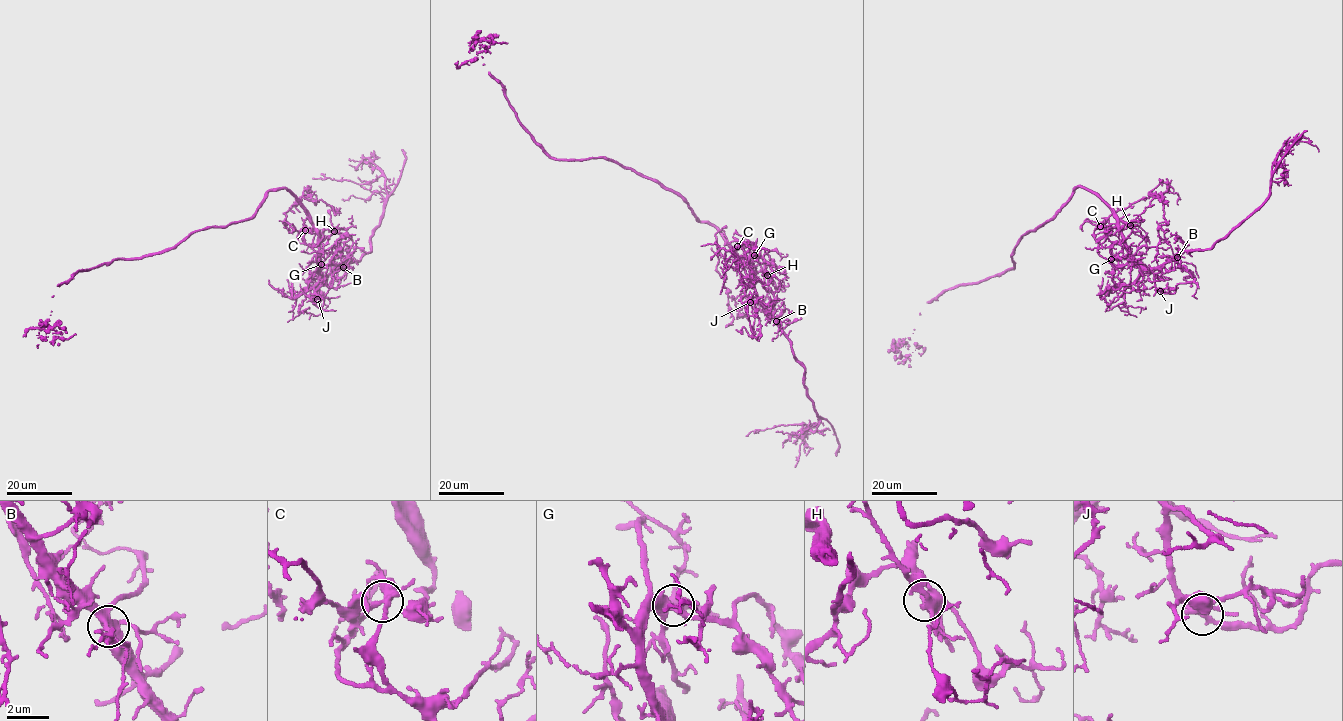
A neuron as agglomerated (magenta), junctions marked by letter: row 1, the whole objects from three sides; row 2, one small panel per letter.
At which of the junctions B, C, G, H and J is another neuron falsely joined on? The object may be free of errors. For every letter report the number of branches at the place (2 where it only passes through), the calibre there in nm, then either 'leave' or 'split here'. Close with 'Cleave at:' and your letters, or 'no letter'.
B: 4 | 340 nm | leave
C: 5 | 320 nm | split here
G: 5 | 400 nm | leave
H: 4 | 340 nm | leave
J: 4 | 300 nm | leave
Cleave at: C

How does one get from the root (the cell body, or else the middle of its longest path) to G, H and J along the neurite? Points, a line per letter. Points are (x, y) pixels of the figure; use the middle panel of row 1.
G: (700, 221), (713, 225), (732, 250), (754, 270), (754, 255)
H: (700, 221), (710, 223), (717, 229), (732, 250), (755, 271), (753, 276), (762, 270), (767, 275)
J: (700, 221), (713, 225), (737, 255), (750, 265), (756, 296), (750, 302)

